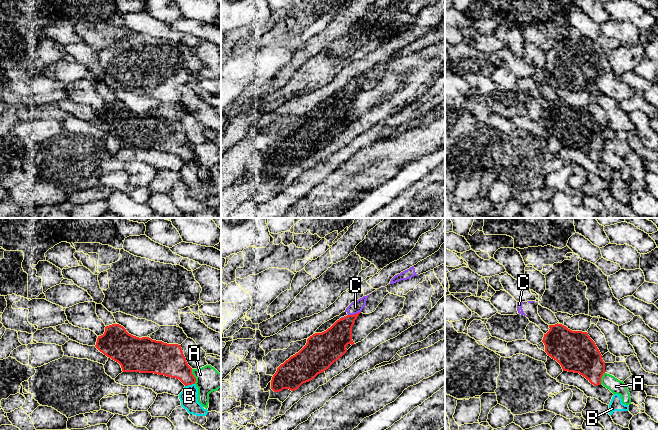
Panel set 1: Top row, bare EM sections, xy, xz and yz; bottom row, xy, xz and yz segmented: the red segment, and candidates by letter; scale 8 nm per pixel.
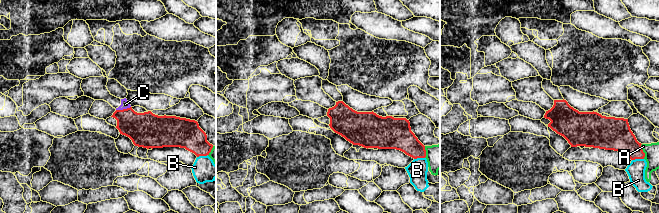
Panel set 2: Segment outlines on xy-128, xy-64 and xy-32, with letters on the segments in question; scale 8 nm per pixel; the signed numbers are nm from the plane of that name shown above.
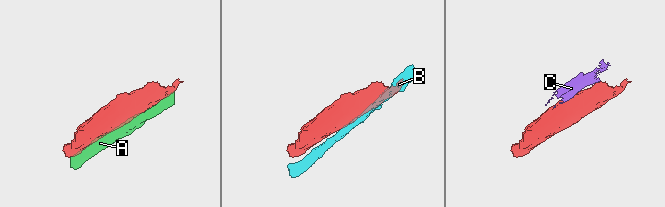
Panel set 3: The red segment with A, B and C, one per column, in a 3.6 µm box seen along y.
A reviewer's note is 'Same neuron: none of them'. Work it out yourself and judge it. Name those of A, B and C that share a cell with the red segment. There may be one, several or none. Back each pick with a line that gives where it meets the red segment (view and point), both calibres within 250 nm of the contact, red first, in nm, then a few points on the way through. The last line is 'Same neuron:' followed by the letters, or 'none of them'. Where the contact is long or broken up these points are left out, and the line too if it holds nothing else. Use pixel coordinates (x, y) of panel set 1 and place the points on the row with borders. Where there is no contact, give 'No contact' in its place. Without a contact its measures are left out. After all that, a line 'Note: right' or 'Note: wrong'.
Same neuron: none of them
Note: right

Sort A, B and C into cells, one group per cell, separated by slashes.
A / B / C

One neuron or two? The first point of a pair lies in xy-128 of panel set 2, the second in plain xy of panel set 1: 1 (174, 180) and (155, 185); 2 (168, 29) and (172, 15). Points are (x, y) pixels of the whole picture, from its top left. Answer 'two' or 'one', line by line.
1: one
2: two

